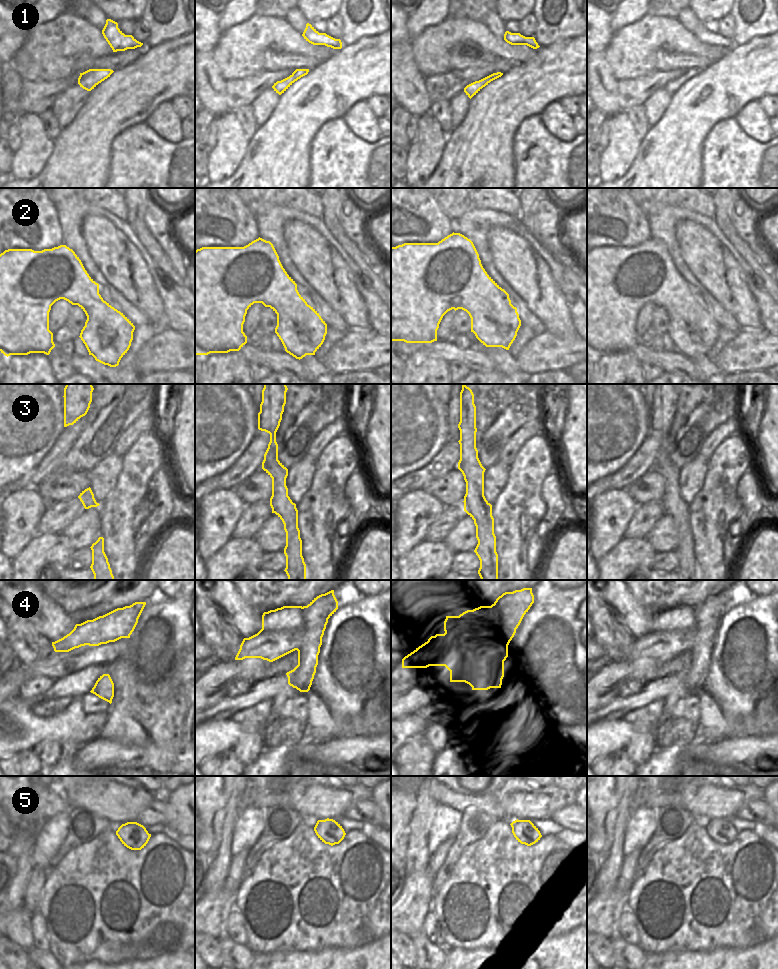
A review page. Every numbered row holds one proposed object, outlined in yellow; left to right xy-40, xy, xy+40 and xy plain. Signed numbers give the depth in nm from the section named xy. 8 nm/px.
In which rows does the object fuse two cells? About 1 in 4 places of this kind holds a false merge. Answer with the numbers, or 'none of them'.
4

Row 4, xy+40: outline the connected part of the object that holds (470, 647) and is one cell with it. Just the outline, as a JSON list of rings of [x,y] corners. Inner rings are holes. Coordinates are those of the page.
[[[475,608],[459,616],[446,616],[444,634],[431,636],[427,642],[402,659],[402,668],[445,666],[450,671],[450,682],[465,682],[472,690],[501,688],[495,682],[502,667],[500,629],[496,625],[495,608]]]

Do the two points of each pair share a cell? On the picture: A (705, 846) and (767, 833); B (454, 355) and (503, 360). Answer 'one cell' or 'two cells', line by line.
A: two cells
B: two cells

